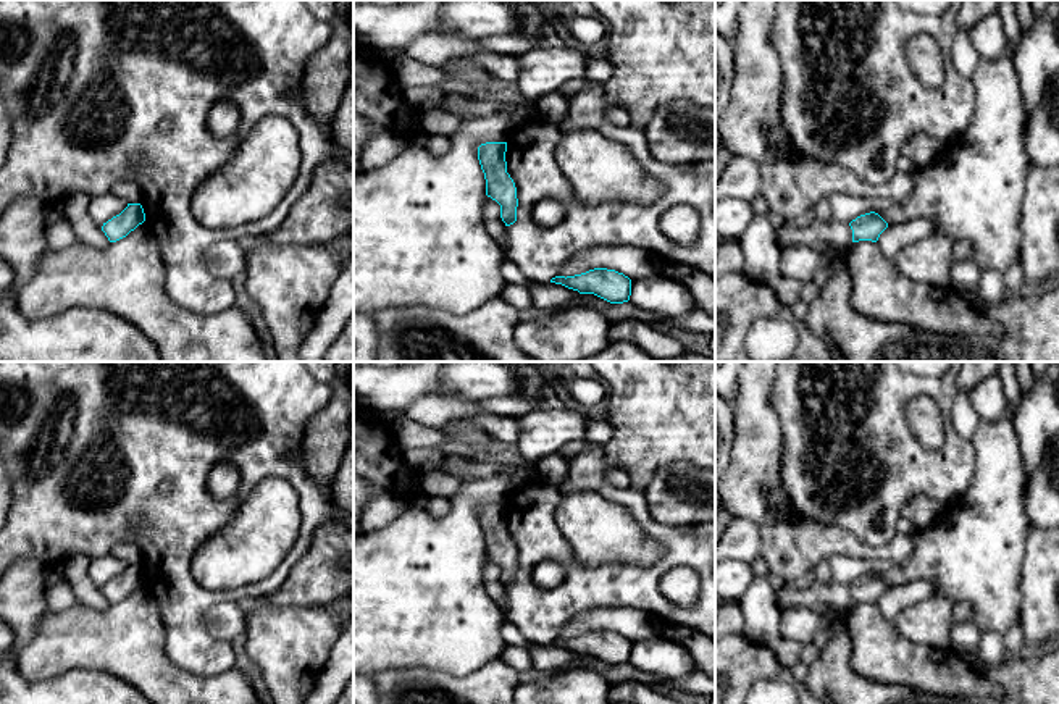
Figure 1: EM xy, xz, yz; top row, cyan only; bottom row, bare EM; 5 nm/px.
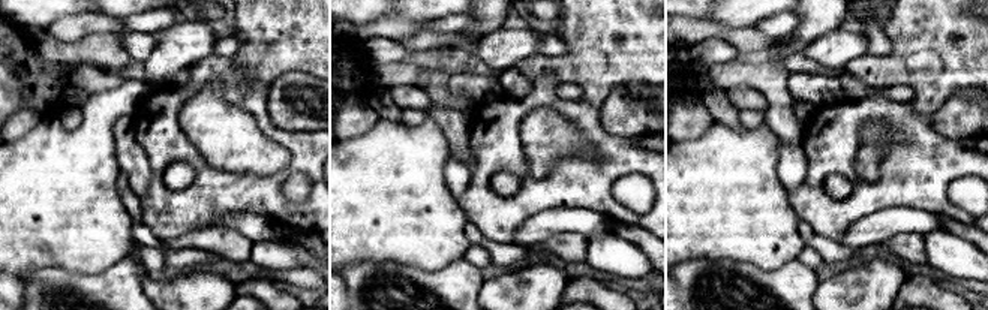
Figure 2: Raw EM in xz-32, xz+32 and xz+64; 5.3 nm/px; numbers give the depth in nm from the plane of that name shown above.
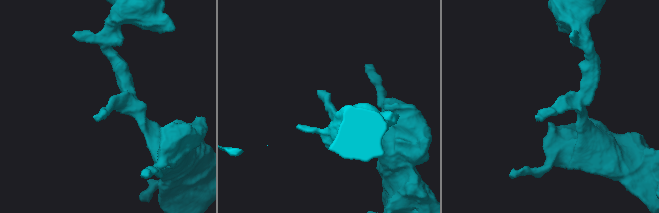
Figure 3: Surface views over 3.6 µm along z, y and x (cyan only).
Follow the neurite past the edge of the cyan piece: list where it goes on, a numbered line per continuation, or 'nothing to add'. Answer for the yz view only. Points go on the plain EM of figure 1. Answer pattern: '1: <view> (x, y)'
1: yz (817, 596)

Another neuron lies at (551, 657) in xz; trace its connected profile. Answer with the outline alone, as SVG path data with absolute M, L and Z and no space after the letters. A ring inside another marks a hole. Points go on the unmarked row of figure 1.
M528 643L525 646L533 660L533 668L547 670L550 673L563 672L567 668L576 667L576 660L580 659L578 652L568 651L562 646L555 644L538 644Z

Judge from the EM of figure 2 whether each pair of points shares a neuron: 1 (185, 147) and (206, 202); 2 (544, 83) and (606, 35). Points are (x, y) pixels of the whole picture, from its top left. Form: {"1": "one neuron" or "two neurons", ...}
{"1": "one neuron", "2": "two neurons"}

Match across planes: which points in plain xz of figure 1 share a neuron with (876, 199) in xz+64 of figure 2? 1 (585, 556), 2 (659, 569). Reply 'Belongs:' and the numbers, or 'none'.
Belongs: 2

